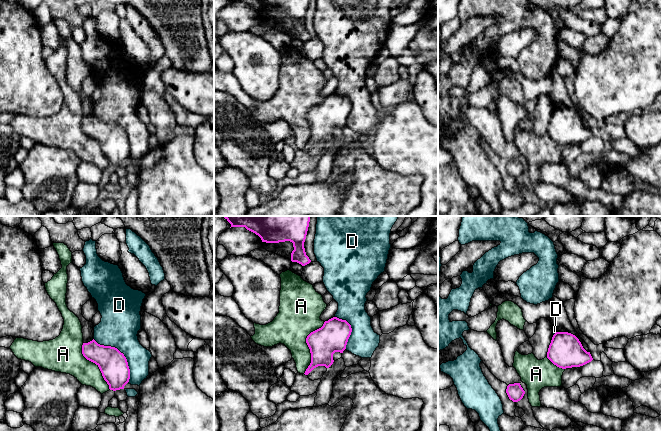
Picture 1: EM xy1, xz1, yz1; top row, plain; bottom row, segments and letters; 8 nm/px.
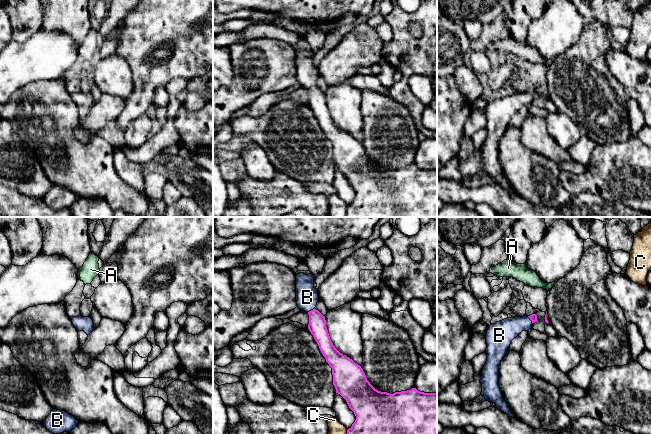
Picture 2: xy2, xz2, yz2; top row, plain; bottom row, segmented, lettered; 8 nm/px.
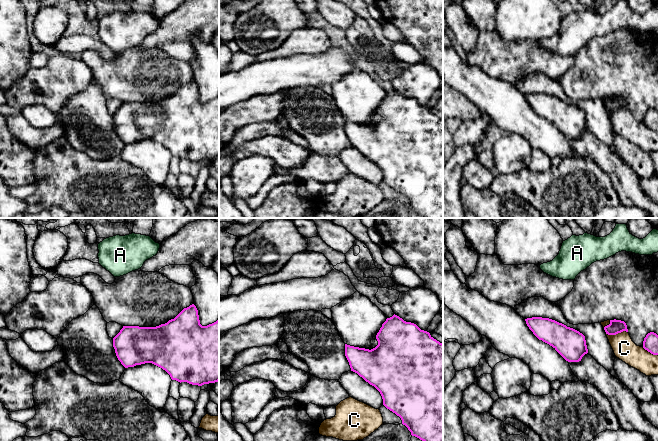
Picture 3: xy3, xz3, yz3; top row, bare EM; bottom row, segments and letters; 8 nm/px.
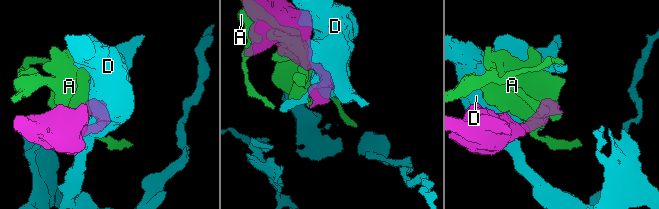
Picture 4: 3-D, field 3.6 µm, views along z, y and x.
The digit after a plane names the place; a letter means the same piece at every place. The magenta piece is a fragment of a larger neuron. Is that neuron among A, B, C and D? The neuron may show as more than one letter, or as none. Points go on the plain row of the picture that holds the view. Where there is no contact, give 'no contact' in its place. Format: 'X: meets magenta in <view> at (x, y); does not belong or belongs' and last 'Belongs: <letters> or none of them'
A: meets magenta in xz1 at (308, 122); does not belong
B: meets magenta in xz2 at (311, 86); belongs
C: meets magenta in yz3 at (616, 109); does not belong
D: meets magenta in xy1 at (122, 129); does not belong
Belongs: B

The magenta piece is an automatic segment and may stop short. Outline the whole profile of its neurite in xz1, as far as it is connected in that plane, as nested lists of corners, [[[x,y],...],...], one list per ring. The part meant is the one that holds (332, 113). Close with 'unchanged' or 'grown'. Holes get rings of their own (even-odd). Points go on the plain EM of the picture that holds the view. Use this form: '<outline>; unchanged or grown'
[[[337,93],[325,97],[321,104],[311,108],[306,114],[311,129],[311,139],[304,150],[308,151],[318,142],[329,144],[334,138],[333,130],[343,129],[346,125],[351,108],[351,101]]]; unchanged

